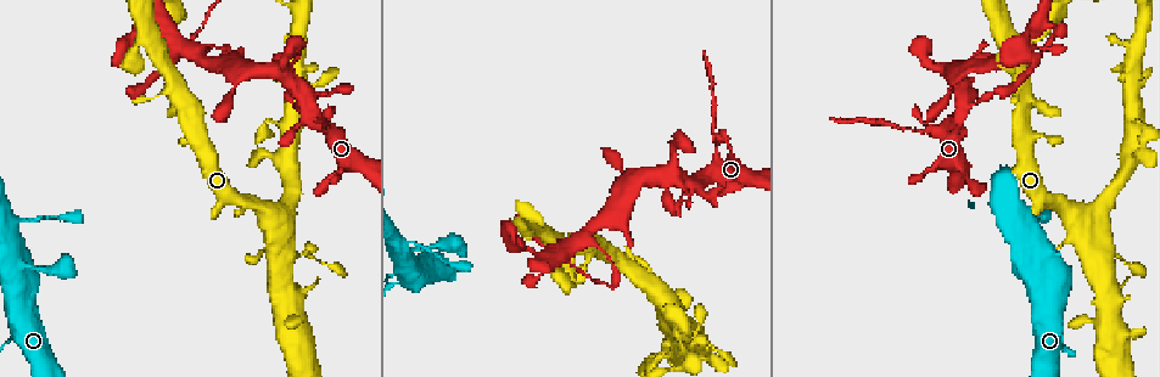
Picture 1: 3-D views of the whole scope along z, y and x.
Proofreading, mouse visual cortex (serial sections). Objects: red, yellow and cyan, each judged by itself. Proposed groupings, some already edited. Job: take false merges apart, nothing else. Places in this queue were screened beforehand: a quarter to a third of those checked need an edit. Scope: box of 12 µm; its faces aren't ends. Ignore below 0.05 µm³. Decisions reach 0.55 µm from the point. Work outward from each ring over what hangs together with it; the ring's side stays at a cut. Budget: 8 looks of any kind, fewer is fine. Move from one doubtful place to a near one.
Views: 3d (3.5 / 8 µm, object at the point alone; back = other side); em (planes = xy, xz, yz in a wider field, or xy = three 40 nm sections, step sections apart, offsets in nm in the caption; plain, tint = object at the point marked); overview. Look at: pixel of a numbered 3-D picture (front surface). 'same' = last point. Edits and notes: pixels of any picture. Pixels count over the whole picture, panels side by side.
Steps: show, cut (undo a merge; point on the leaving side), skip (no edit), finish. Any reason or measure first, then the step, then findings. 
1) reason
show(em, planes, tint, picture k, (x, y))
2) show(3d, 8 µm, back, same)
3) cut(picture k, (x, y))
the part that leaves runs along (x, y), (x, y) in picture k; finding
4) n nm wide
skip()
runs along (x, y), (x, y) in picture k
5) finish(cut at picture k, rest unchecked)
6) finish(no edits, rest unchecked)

sudden change in width
show(3d, 3.5 µm, picture 1, (17, 266))

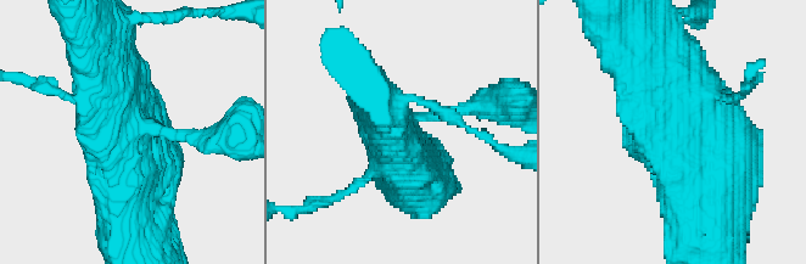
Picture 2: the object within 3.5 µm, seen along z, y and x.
show(em, xy, step 3, tint, picture 2, (134, 124))

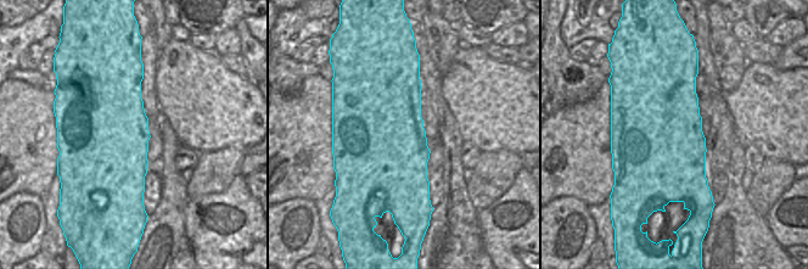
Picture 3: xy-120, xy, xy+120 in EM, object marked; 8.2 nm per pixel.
800 nm wide
skip()
runs along (723, 175), (661, 45), (642, 45) in picture 2; all the same cell

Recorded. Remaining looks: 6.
narrows sharply
show(3d, 3.5 µm, picture 1, (964, 178))

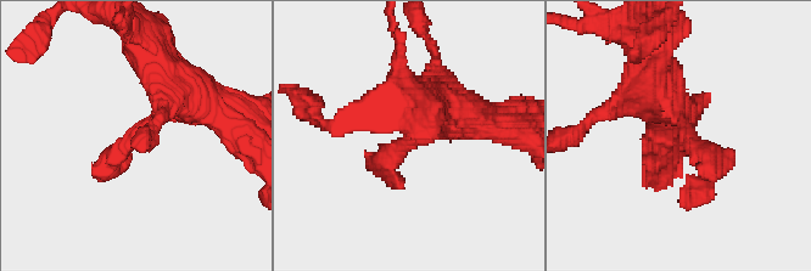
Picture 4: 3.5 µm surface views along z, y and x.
skip()
runs along (653, 82), (703, 156), (734, 152) in picture 4; all the same cell

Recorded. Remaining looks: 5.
a narrow waist
show(3d, 3.5 µm, picture 1, (913, 130))

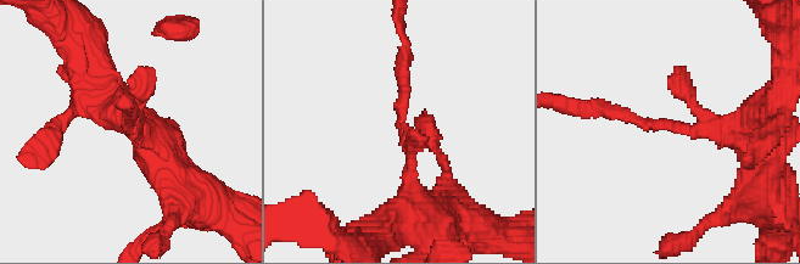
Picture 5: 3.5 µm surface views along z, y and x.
show(em, planes, tint, picture 5, (674, 123))

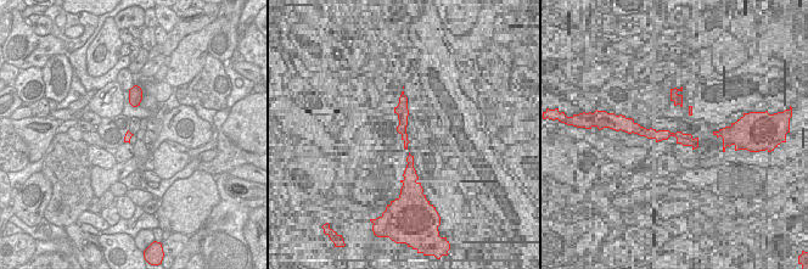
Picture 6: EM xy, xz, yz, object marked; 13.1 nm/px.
100 nm wide
skip()
runs along (750, 130), (682, 130), (594, 108) in picture 5; all the same cell

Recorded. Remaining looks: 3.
narrows sharply
show(3d, 3.5 µm, back, picture 1, (712, 198))

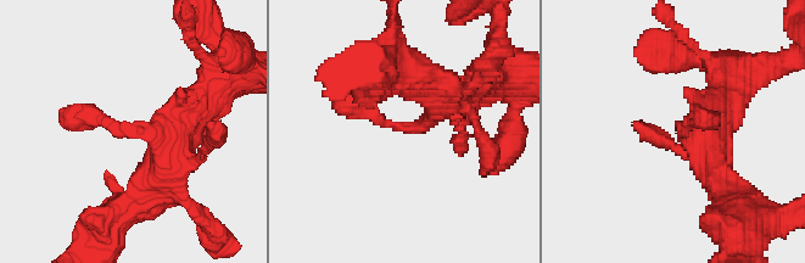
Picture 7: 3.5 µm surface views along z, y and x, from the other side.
now the EM
show(em, xy, step 3, tint, picture 7, (409, 126))

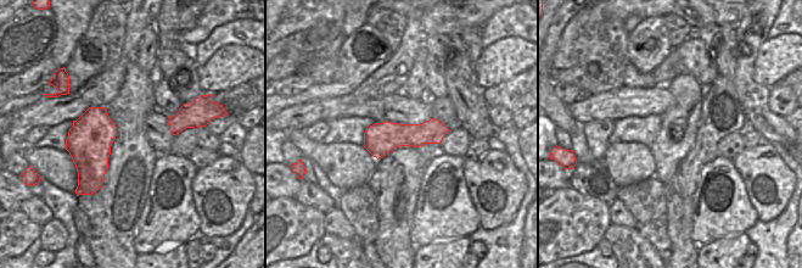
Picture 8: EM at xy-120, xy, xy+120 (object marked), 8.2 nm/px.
skip()
runs along (163, 168), (174, 134), (66, 116) in picture 7; all the same cell

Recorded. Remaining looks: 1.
finish(no edits, rest unchecked)

